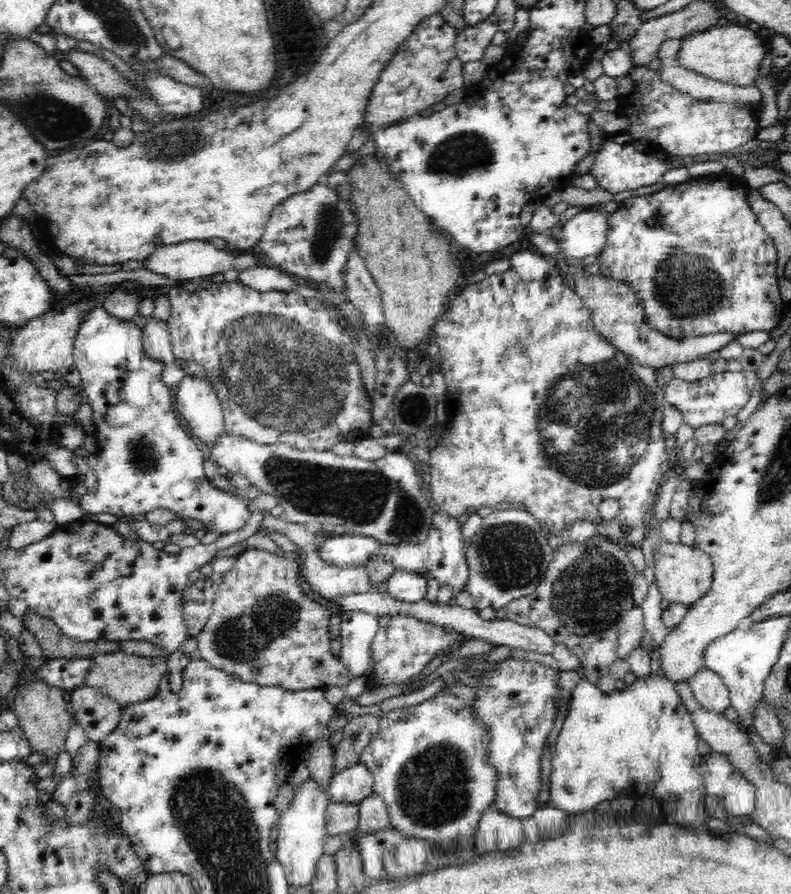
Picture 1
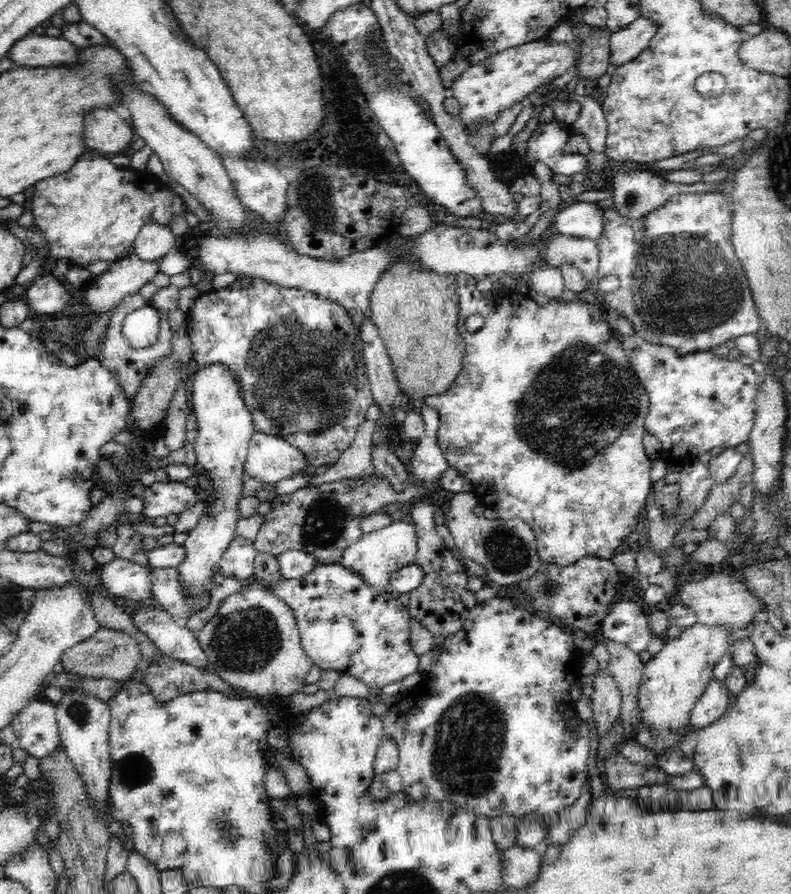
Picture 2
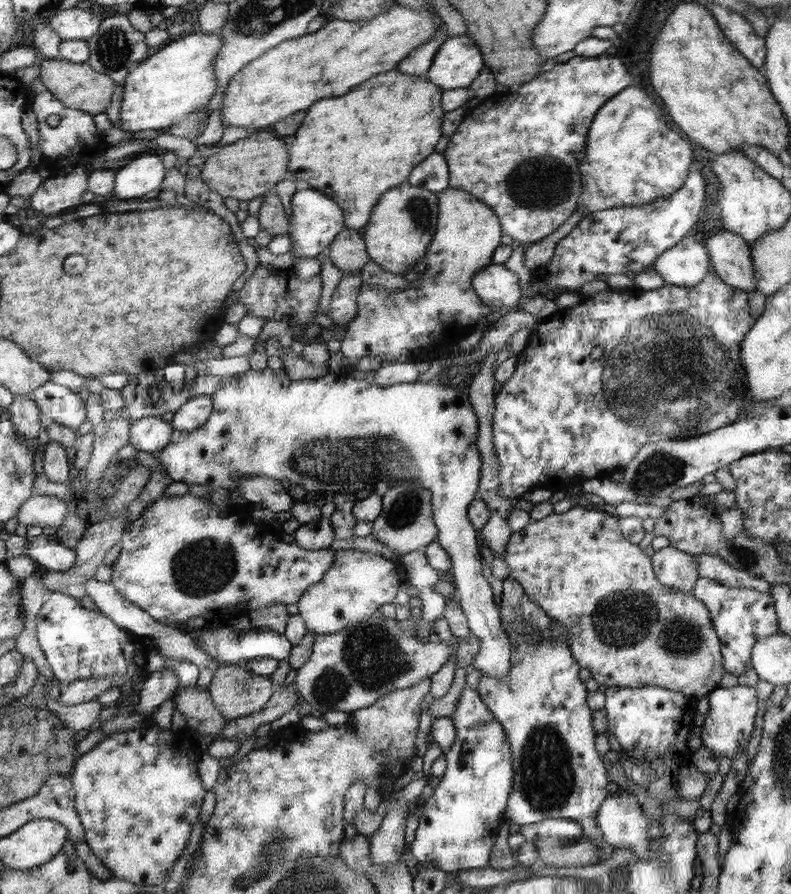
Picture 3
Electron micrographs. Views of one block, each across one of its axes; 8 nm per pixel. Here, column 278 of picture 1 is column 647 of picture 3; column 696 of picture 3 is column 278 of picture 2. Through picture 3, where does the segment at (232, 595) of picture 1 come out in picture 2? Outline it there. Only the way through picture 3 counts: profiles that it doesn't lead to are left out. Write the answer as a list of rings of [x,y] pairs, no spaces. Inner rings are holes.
[[[242,582],[242,590],[226,596],[215,614],[206,624],[196,631],[197,641],[206,653],[207,668],[218,673],[234,689],[245,689],[245,692],[256,693],[257,696],[282,700],[303,690],[304,679],[313,666],[313,661],[302,648],[301,632],[298,630],[293,609],[270,590],[270,586],[262,582]]]

